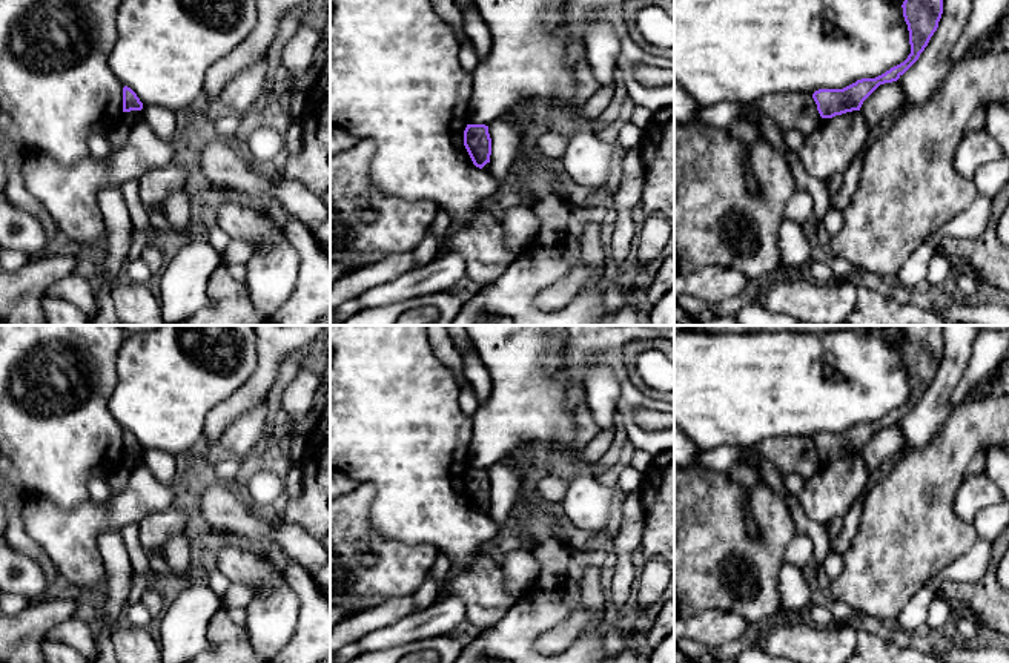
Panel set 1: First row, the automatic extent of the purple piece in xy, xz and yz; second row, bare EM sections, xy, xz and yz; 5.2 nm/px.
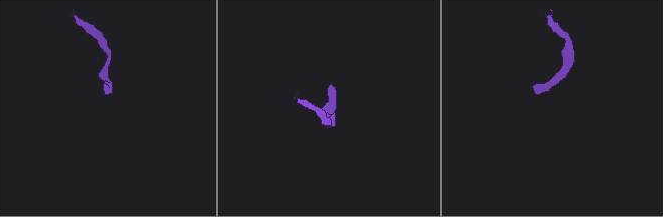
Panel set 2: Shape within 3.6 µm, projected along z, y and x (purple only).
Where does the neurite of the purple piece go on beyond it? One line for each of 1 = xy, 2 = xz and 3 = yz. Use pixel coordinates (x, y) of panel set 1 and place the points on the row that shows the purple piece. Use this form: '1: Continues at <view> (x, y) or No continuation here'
1: No continuation here
2: No continuation here
3: No continuation here

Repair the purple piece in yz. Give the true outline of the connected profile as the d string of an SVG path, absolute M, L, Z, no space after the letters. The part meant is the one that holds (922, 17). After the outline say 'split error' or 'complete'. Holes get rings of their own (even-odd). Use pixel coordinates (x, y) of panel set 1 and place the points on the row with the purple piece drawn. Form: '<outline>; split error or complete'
M905 0L903 17L909 31L908 58L875 78L862 78L843 89L819 89L812 94L822 118L860 110L863 101L885 83L897 81L920 57L938 28L943 0Z; complete

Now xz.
M467 124L464 130L464 146L476 167L482 169L487 163L490 163L491 138L488 126Z; complete

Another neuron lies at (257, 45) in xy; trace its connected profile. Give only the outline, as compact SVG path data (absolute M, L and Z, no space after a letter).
M258 0L258 23L253 32L206 74L207 103L218 101L223 87L240 72L255 64L269 52L278 35L281 18L292 9L318 0Z

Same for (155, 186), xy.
M183 161L170 167L155 169L138 180L138 195L143 206L149 210L155 203L164 200L169 193L184 189L187 169Z

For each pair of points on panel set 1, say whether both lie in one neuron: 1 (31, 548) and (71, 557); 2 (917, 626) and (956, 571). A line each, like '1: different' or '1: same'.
1: different
2: same

